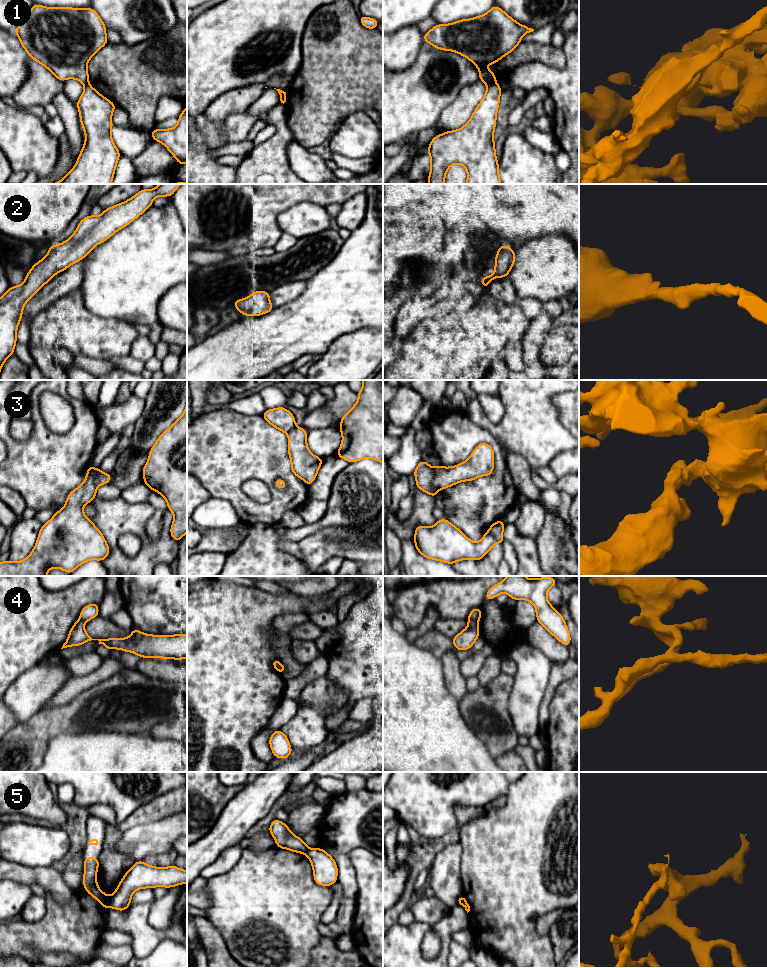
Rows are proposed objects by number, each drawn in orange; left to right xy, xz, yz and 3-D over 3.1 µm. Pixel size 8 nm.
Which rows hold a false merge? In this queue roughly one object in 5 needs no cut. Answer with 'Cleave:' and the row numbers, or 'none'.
Cleave: 1, 3, 4, 5

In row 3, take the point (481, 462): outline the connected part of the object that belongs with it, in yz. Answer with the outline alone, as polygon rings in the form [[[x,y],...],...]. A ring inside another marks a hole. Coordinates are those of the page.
[[[480,443],[464,462],[451,467],[434,468],[434,485],[443,490],[457,483],[474,481],[481,476],[490,476],[494,469],[494,450],[487,443]]]

